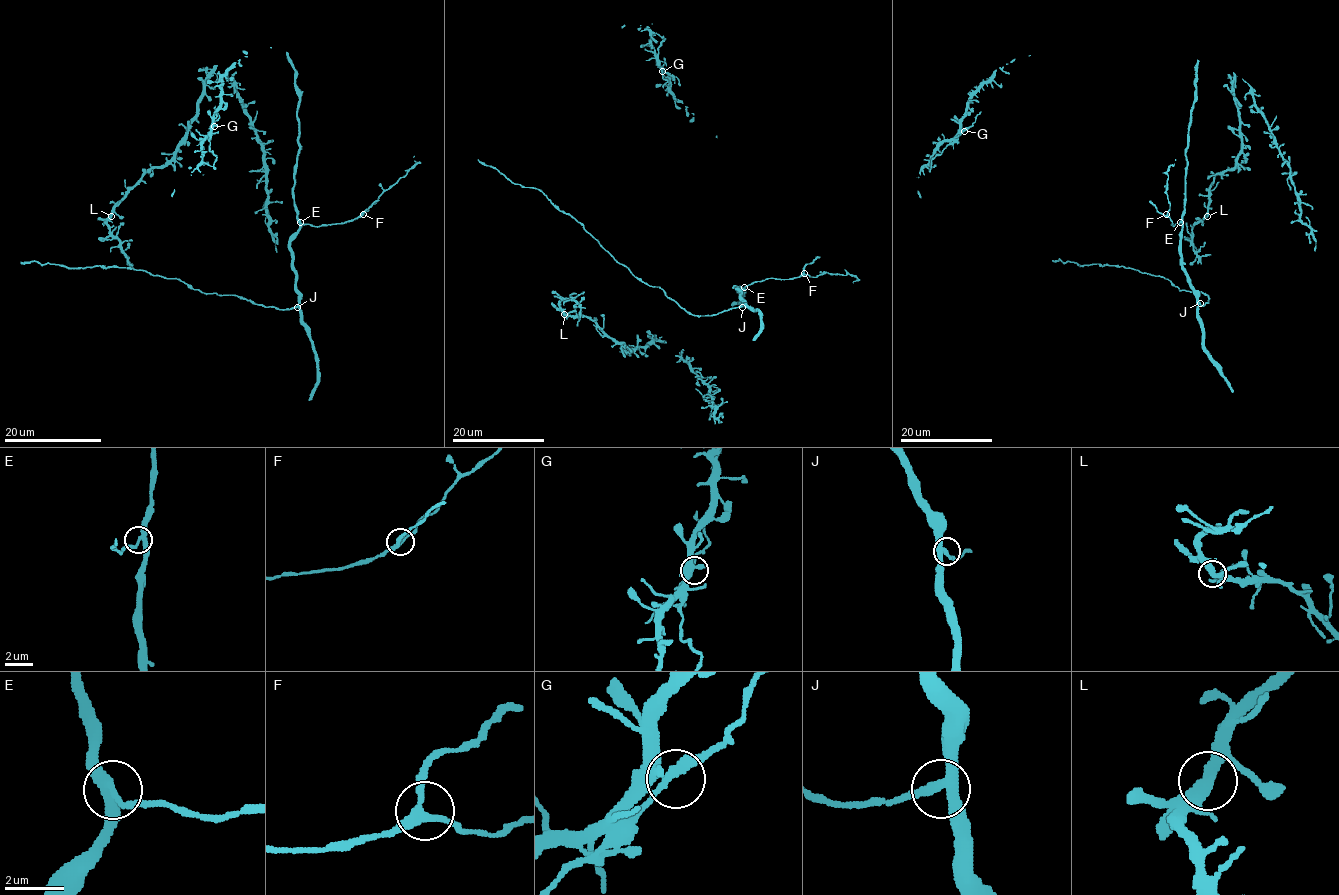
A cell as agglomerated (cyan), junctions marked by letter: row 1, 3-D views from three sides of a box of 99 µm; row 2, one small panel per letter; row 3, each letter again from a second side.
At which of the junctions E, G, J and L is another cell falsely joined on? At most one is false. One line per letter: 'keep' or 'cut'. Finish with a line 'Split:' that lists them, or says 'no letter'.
E: keep
G: keep
J: keep
L: keep
Split: no letter

